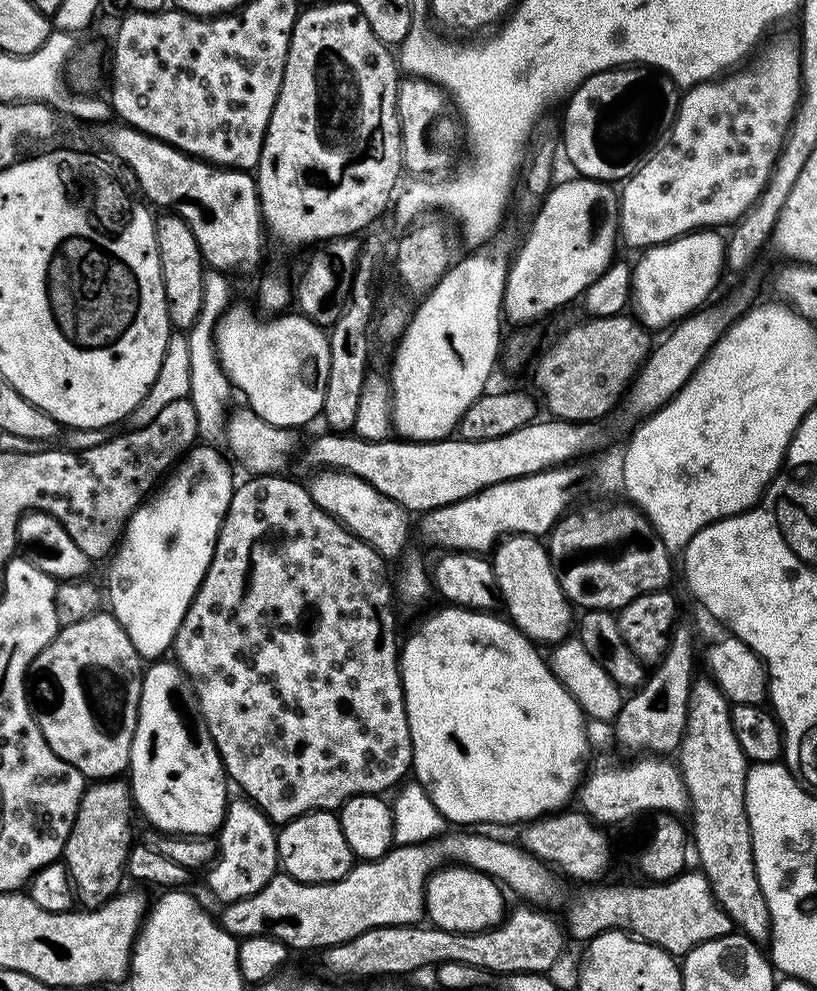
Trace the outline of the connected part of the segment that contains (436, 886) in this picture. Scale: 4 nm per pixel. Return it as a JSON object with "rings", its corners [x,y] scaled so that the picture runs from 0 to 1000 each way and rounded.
{"rings":[[[545,874],[524,885],[524,894],[519,897],[519,914],[521,924],[532,935],[543,936],[547,940],[590,940],[606,936],[619,923],[617,904],[613,893],[601,884],[581,880],[578,876],[567,874]]]}

